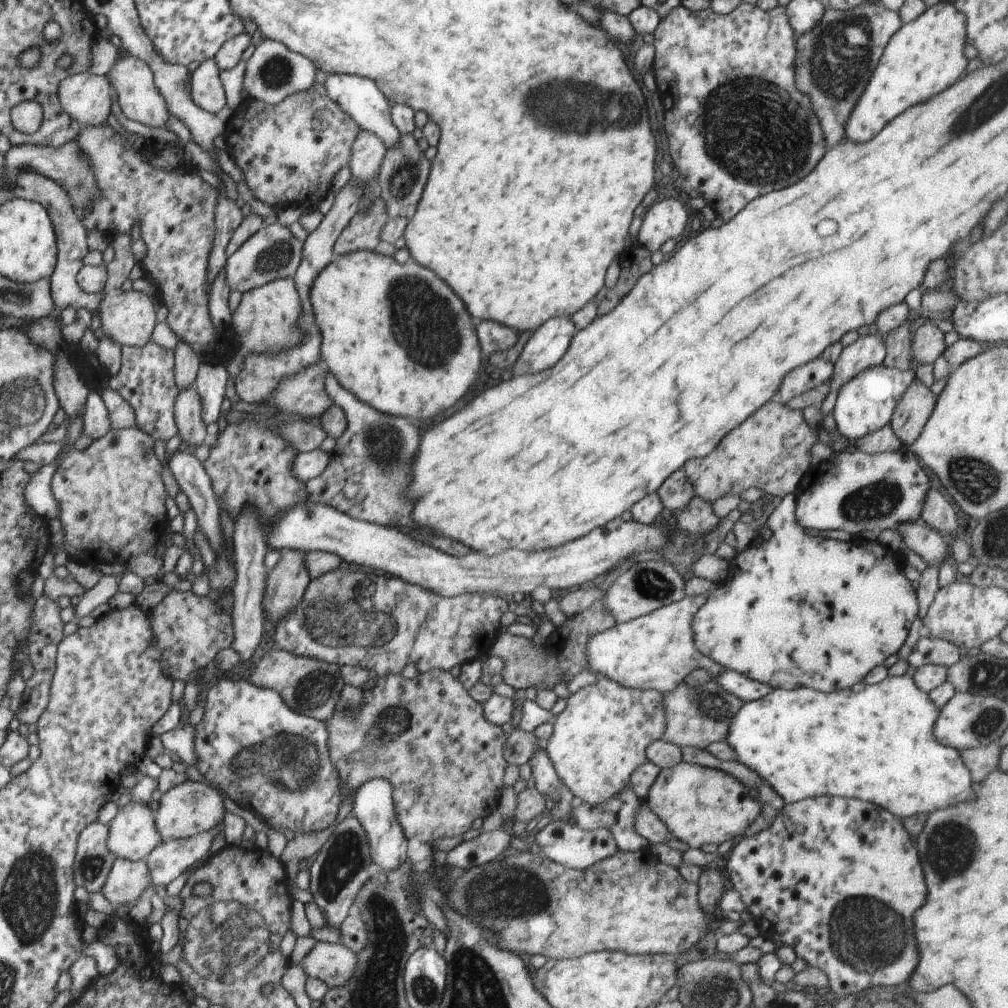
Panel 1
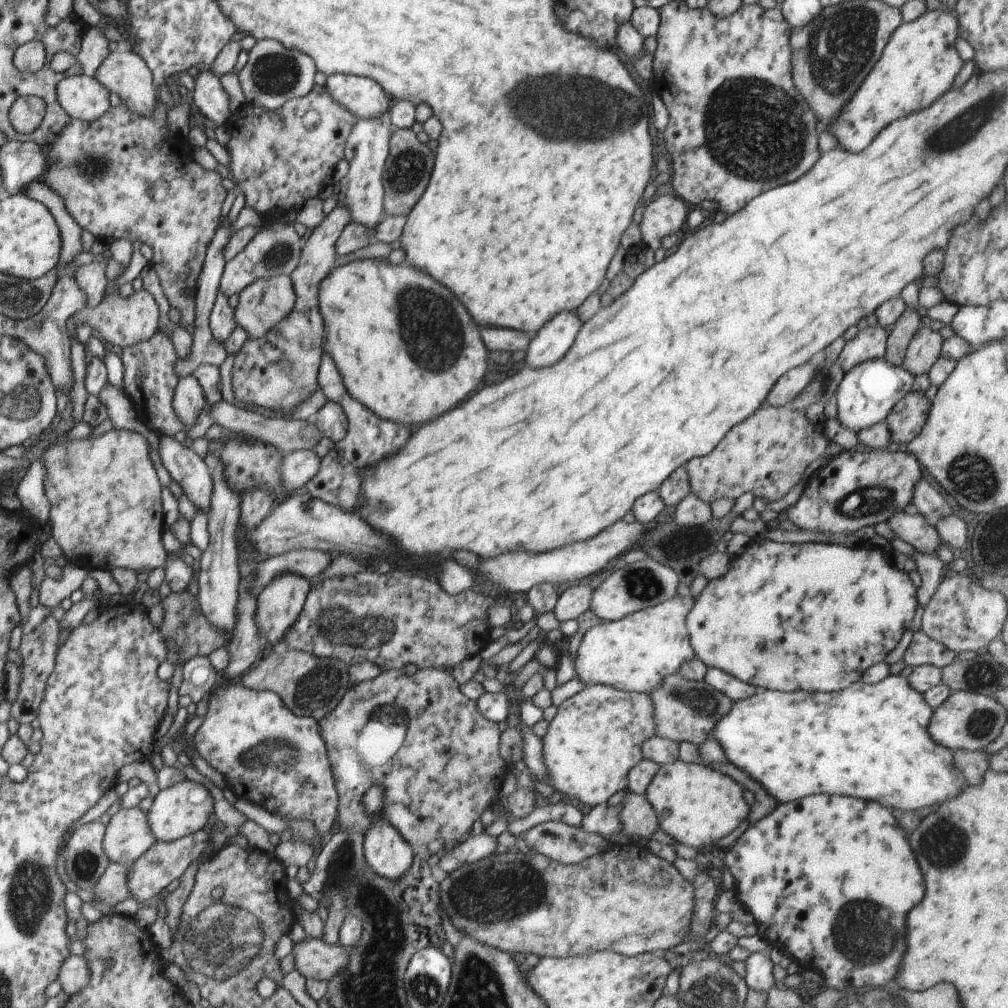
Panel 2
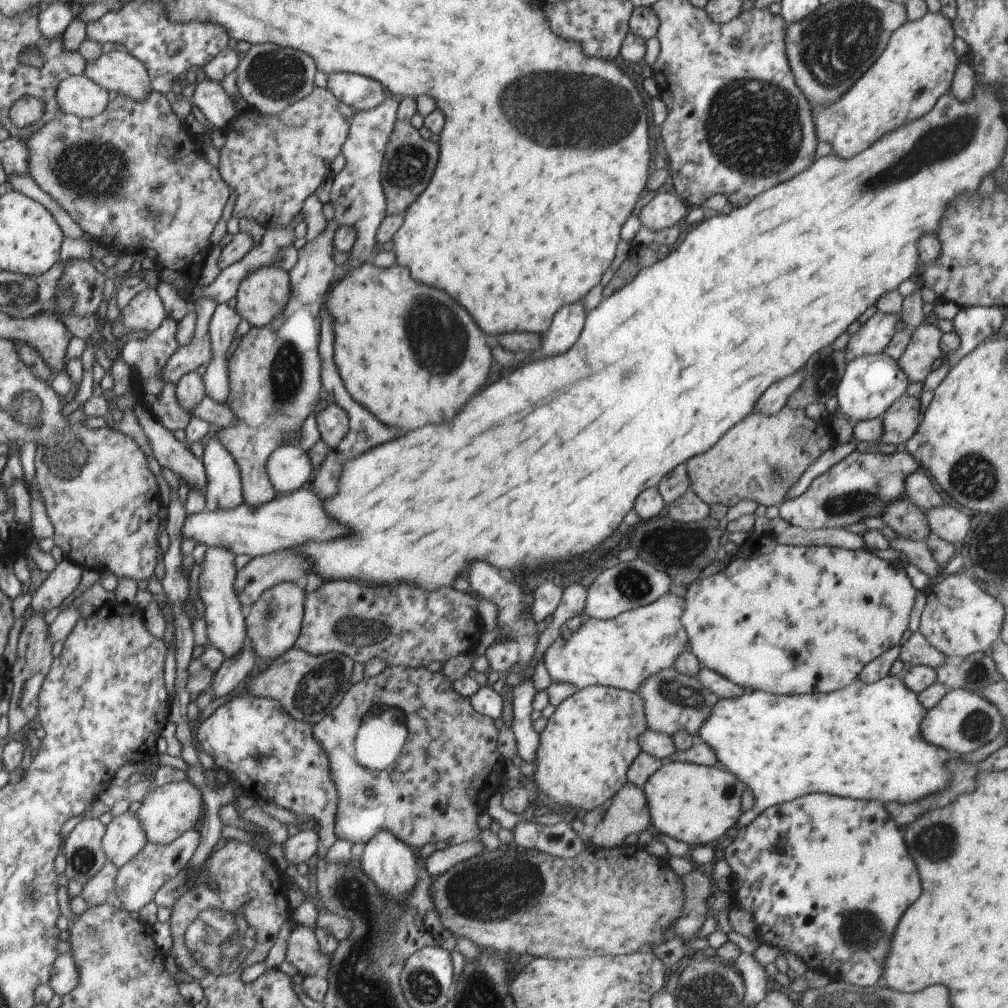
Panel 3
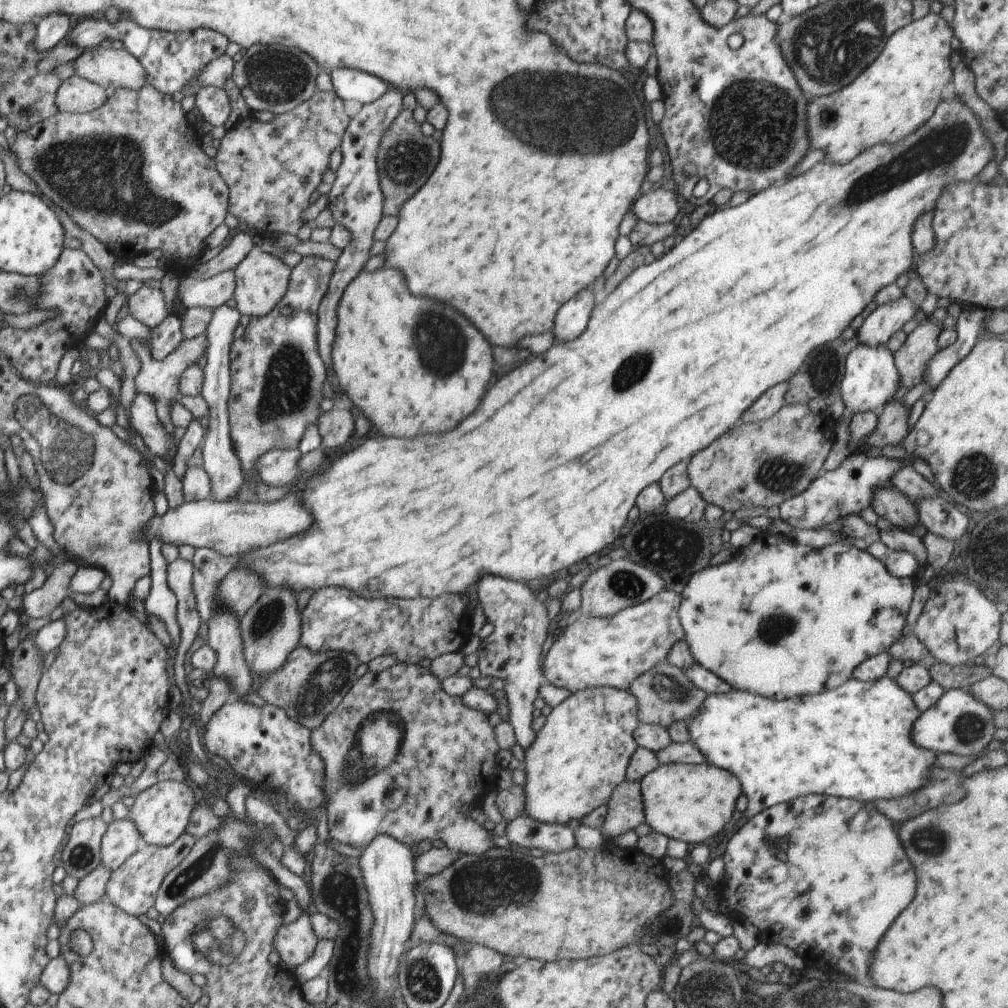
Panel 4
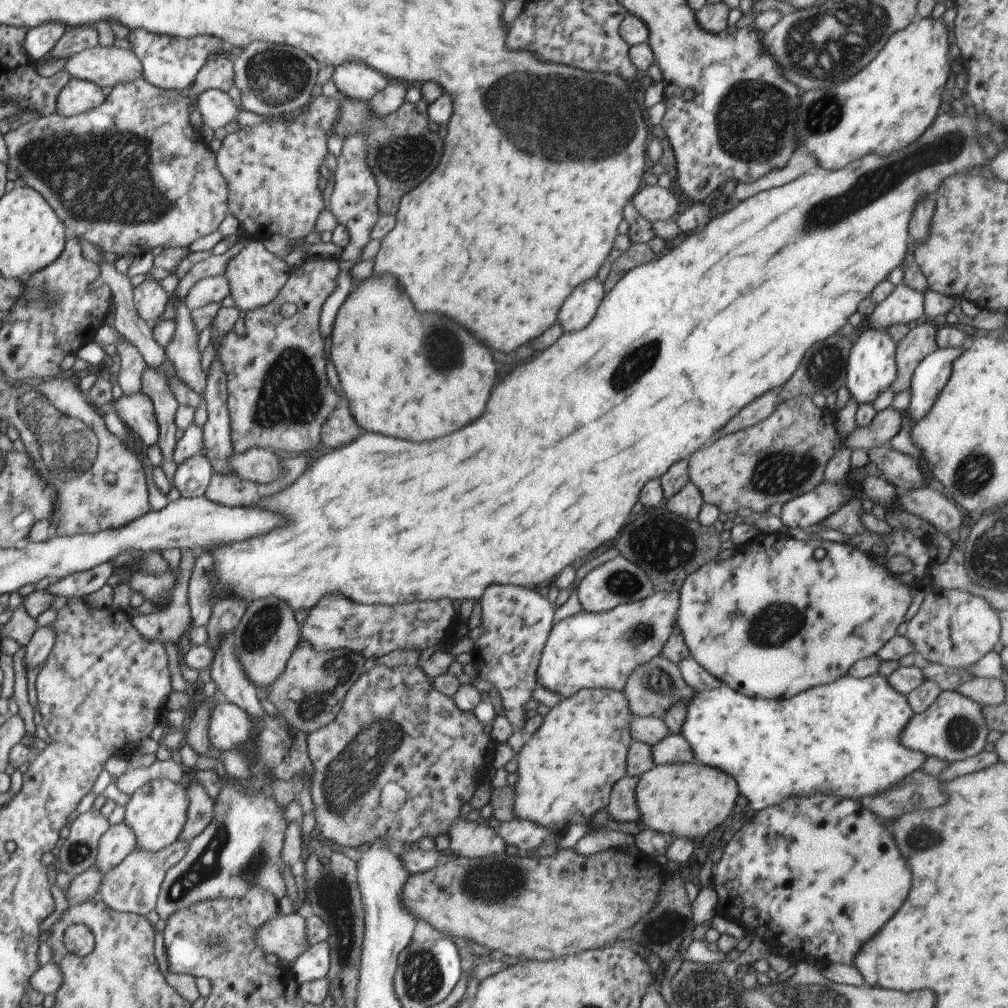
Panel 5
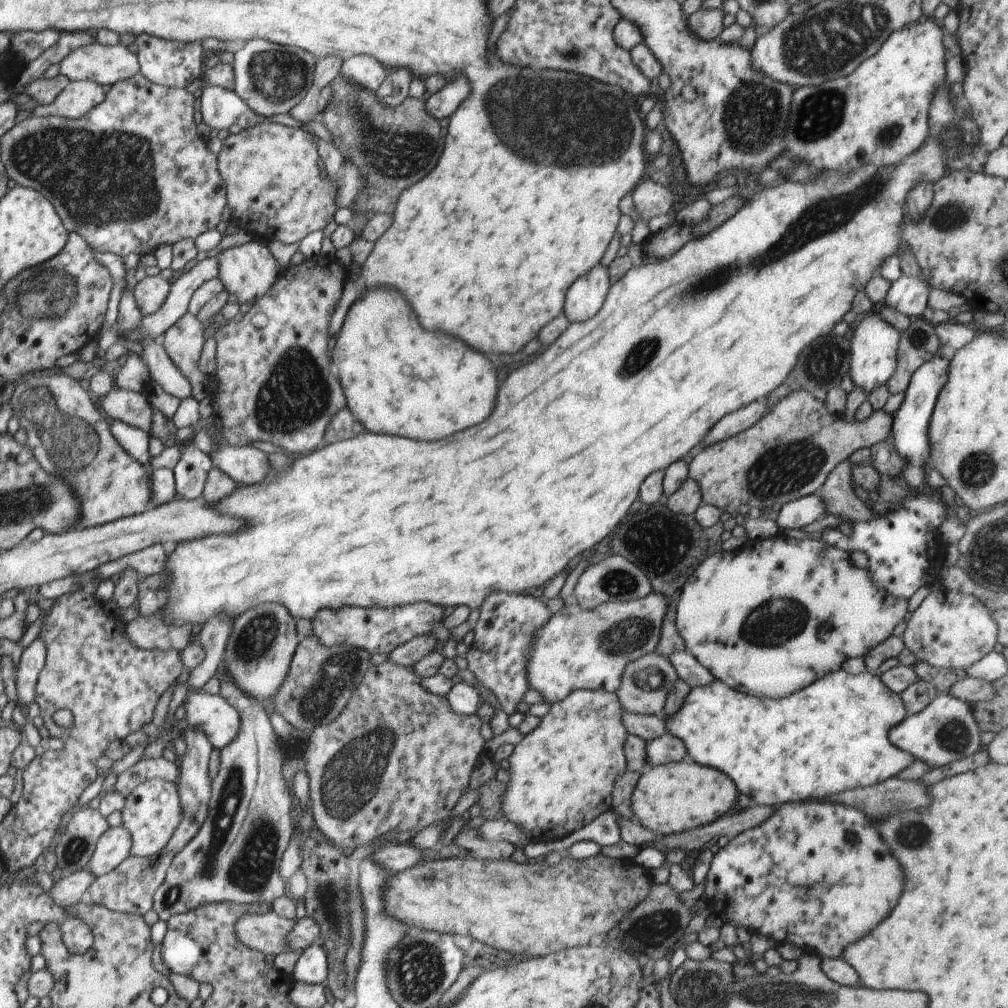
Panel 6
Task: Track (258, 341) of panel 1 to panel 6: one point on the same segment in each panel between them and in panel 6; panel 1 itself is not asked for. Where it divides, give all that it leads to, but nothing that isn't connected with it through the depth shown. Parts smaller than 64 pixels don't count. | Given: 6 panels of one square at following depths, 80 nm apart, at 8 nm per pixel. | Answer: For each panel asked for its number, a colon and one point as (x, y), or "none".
2: (263, 304)
3: (262, 295)
4: (262, 279)
5: (255, 275)
6: (248, 271)

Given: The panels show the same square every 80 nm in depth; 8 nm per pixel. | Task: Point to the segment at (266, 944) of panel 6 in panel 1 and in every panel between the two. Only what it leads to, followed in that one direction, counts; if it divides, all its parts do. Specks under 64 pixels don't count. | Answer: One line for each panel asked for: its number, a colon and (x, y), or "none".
1: (332, 963)
2: (315, 959)
3: (303, 951)
4: (296, 942)
5: (286, 935)

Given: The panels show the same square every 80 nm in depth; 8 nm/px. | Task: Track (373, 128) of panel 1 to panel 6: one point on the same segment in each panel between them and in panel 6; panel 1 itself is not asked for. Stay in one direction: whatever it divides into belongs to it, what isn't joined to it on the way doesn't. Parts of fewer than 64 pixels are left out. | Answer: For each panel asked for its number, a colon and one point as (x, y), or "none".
2: (362, 96)
3: (361, 92)
4: (349, 84)
5: (356, 81)
6: (364, 71)

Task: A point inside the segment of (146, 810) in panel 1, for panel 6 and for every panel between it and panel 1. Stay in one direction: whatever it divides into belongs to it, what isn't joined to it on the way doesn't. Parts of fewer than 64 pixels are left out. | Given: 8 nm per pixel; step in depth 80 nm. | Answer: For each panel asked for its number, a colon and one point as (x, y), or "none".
2: (128, 835)
3: (125, 837)
4: (122, 839)
5: (119, 841)
6: (115, 845)

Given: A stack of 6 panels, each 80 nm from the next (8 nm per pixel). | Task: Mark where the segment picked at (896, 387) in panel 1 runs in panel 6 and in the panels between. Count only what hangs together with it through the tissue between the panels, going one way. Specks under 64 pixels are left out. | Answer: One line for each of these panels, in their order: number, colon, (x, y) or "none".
2: (867, 393)
3: (871, 383)
4: (871, 377)
5: (871, 367)
6: (873, 351)

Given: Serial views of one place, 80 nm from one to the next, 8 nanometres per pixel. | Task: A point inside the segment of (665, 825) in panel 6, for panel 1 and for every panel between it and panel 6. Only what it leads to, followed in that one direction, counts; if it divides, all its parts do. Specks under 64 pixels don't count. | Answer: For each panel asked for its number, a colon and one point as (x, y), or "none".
1: (702, 807)
2: (697, 806)
3: (696, 804)
4: (691, 803)
5: (690, 800)

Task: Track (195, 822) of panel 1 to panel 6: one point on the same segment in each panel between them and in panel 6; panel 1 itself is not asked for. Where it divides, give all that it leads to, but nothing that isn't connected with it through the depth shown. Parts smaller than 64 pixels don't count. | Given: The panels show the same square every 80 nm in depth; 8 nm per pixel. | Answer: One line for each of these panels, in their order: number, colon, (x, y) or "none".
2: (180, 810)
3: (167, 813)
4: (162, 812)
5: (157, 811)
6: (152, 811)

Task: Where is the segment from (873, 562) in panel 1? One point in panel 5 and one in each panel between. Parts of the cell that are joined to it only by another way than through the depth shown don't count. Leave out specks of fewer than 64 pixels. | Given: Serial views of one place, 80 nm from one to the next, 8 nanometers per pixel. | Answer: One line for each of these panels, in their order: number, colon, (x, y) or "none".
2: (812, 616)
3: (788, 619)
4: (780, 619)
5: (782, 615)

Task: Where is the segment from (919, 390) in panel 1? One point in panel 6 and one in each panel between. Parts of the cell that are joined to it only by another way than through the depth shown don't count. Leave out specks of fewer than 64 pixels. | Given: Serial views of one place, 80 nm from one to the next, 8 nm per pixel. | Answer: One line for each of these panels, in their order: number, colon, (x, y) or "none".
2: (906, 420)
3: (901, 420)
4: (892, 428)
5: (782, 457)
6: (789, 452)

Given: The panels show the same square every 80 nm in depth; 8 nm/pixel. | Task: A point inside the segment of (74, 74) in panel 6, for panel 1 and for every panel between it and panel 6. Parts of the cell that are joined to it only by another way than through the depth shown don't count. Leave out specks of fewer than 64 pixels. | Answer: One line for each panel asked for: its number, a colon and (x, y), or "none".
1: (140, 100)
2: (125, 73)
3: (120, 71)
4: (106, 66)
5: (105, 66)

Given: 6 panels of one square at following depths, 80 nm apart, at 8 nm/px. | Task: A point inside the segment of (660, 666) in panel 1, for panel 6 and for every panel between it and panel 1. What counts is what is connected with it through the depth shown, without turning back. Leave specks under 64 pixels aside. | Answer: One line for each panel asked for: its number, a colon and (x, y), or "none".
2: (634, 654)
3: (622, 652)
4: (587, 651)
5: (589, 650)
6: (577, 648)

